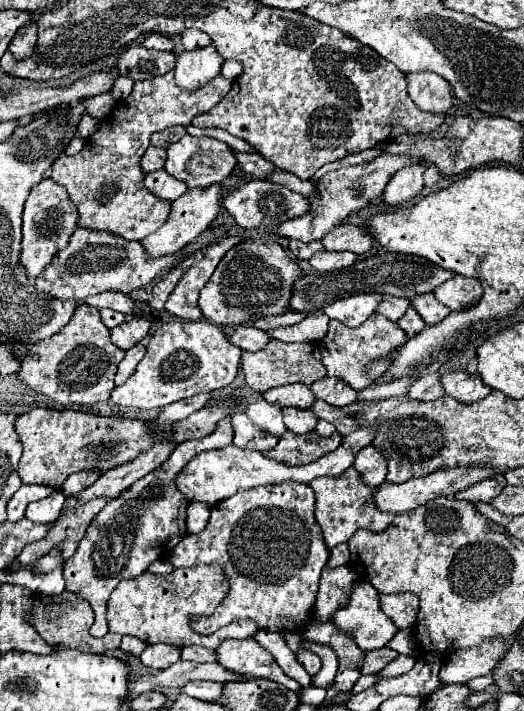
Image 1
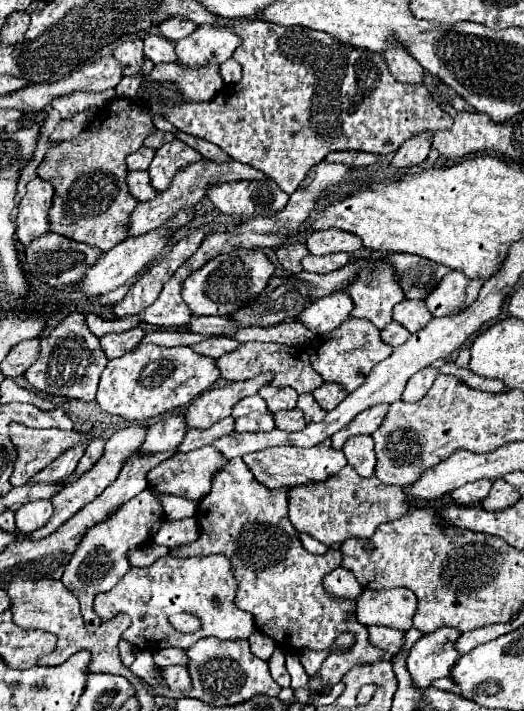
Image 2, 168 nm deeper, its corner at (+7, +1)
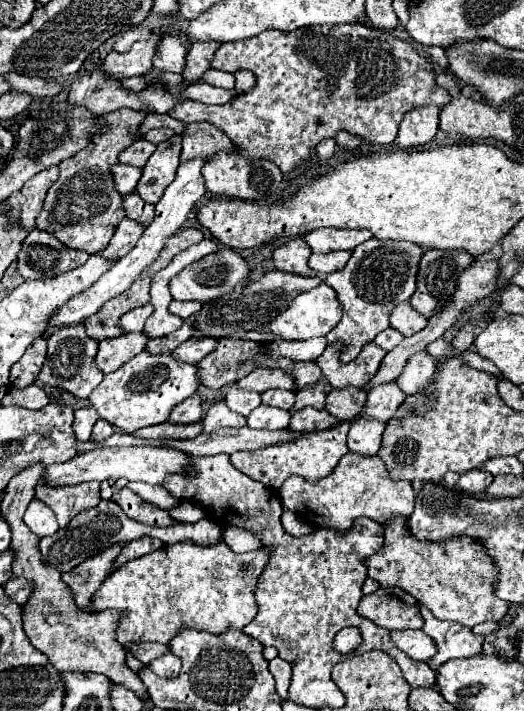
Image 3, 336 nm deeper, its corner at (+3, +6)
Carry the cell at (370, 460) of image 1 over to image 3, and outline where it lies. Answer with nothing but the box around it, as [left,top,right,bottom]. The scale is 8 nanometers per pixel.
[347,417,385,455]

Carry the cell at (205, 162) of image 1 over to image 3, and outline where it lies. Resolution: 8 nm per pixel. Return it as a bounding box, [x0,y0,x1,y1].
[137,135,181,205]

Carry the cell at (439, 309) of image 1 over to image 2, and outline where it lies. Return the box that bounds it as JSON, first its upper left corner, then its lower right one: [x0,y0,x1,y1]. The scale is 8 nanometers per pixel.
[393,300,433,332]

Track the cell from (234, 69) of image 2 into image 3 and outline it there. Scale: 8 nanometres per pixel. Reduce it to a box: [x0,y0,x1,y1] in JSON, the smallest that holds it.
[235,71,255,93]

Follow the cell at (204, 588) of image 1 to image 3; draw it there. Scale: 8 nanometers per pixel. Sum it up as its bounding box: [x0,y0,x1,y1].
[91,541,269,645]

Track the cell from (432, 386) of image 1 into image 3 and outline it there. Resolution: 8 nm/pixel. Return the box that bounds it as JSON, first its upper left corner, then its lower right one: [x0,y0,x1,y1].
[395,351,435,395]

